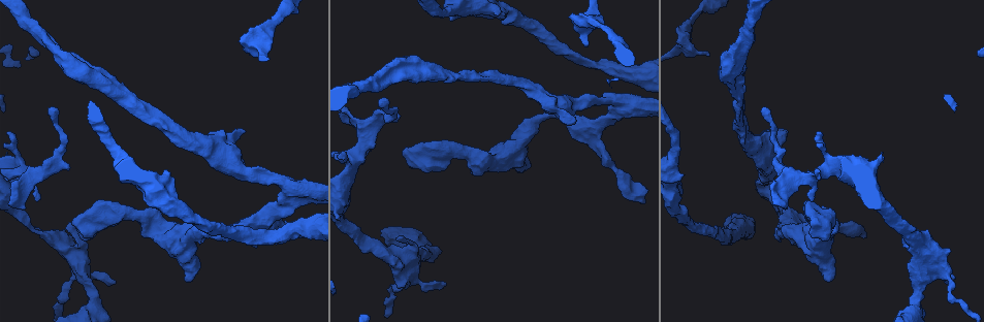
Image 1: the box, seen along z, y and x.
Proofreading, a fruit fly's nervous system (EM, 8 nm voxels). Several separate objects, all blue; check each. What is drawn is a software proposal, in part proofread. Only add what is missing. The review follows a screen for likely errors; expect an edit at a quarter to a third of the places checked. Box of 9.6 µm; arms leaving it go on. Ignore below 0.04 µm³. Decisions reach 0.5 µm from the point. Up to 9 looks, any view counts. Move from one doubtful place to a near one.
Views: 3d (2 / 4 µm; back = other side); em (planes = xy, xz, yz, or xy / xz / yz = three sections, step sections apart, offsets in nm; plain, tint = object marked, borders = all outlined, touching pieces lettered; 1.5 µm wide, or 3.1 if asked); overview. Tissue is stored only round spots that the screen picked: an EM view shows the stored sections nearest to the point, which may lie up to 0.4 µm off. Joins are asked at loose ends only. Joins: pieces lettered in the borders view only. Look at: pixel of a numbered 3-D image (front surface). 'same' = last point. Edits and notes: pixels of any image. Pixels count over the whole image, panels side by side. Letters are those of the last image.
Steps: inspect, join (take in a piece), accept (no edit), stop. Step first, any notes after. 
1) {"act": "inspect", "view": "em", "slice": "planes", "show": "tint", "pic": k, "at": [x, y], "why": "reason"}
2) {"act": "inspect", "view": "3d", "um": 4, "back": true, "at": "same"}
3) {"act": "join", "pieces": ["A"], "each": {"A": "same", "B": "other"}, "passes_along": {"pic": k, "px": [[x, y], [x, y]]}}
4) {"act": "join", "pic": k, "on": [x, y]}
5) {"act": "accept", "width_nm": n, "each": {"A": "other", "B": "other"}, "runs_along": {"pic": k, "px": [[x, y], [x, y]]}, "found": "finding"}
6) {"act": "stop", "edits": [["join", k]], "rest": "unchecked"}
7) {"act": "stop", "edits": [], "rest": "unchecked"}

{"act": "inspect", "view": "3d", "um": 4, "pic": 1, "at": [51, 109], "why": "an open end"}

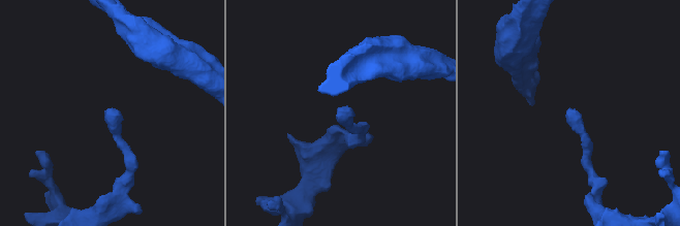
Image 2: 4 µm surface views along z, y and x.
{"act": "inspect", "view": "em", "slice": "planes", "show": "tint", "pic": 2, "at": [566, 112]}

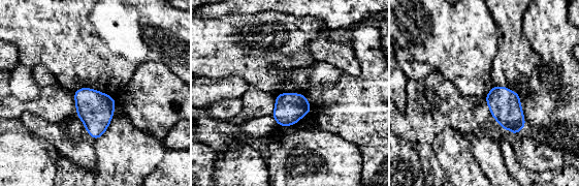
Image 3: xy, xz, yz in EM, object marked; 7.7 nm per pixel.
{"act": "inspect", "view": "em", "slice": "planes", "show": "borders", "at": "same"}

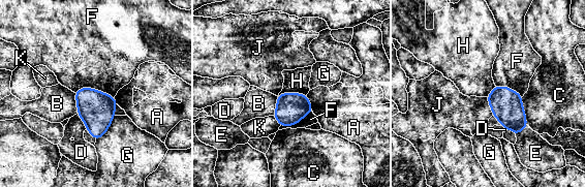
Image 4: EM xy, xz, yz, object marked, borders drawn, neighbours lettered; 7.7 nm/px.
{"act": "accept", "width_nm": 220, "each": {"A": "other", "B": "other", "C": "other", "D": "other", "E": "other", "F": "other", "G": "other", "H": "other", "J": "other", "K": "other"}, "border": {"pic": 4, "px": [[306, 94], [281, 93], [279, 95]]}, "found": "none of them fits"}

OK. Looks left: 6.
{"act": "inspect", "view": "em", "slice": "xy", "step": 4, "show": "borders", "pic": 1, "at": [572, 122], "why": "free end"}

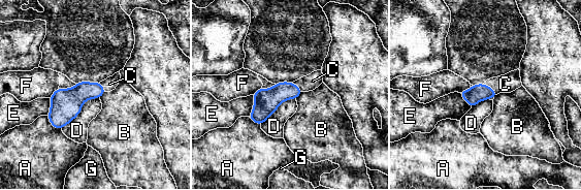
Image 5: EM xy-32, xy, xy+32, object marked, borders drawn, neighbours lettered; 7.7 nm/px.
{"act": "inspect", "view": "em", "slice": "planes", "show": "borders", "at": "same", "why": "another direction"}

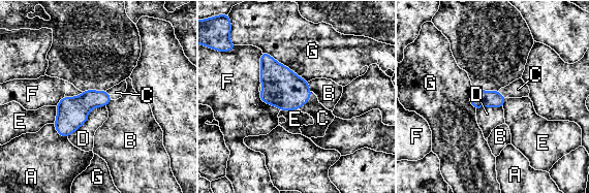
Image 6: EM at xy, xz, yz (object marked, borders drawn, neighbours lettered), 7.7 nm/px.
{"act": "join", "pieces": ["C"], "each": {"A": "other", "B": "other", "C": "same", "D": "other", "E": "other", "F": "other", "G": "other"}, "passes_along": {"pic": 6, "px": [[282, 88], [307, 101], [322, 118]]}, "found": "it goes on there"}

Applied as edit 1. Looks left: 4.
{"act": "inspect", "view": "overview", "why": "redraw"}

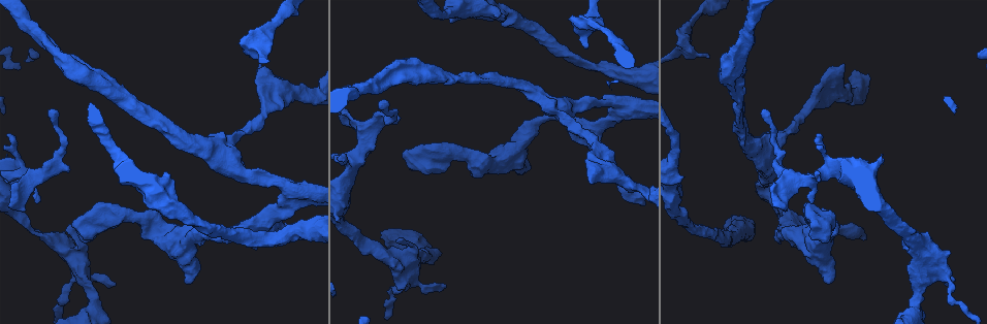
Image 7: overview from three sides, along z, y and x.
{"act": "inspect", "view": "3d", "um": 2, "back": true, "pic": 7, "at": [586, 49], "why": "branch stops here"}

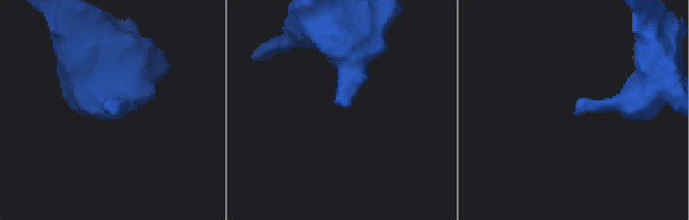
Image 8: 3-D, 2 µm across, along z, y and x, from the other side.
{"act": "inspect", "view": "em", "slice": "planes", "show": "plain", "pic": 8, "at": [348, 103], "why": "shape alone is not enough"}

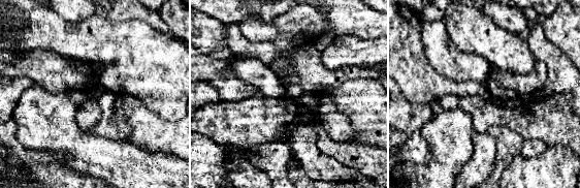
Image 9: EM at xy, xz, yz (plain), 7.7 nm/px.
{"act": "inspect", "view": "em", "slice": "planes", "show": "borders", "at": "same"}

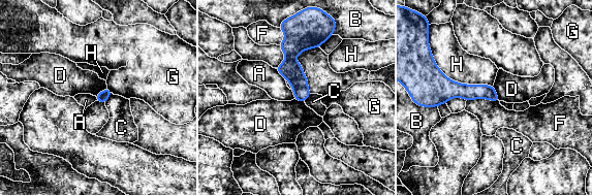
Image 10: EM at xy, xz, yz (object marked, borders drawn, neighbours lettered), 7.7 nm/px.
{"act": "accept", "each": {"A": "other", "B": "other", "C": "other", "D": "other", "F": "other", "G": "other", "H": "other"}, "found": "none of them fits"}

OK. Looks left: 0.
{"act": "stop", "edits": [["join", 6]], "rest": "unchecked"}

